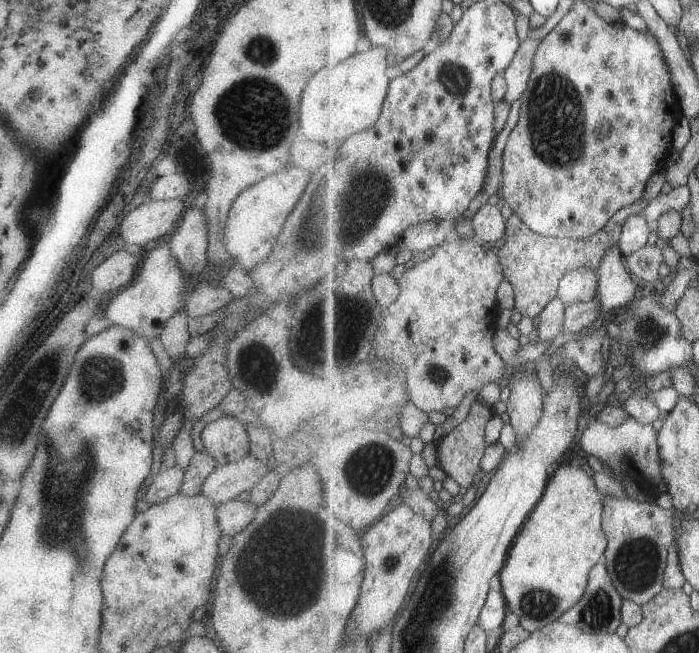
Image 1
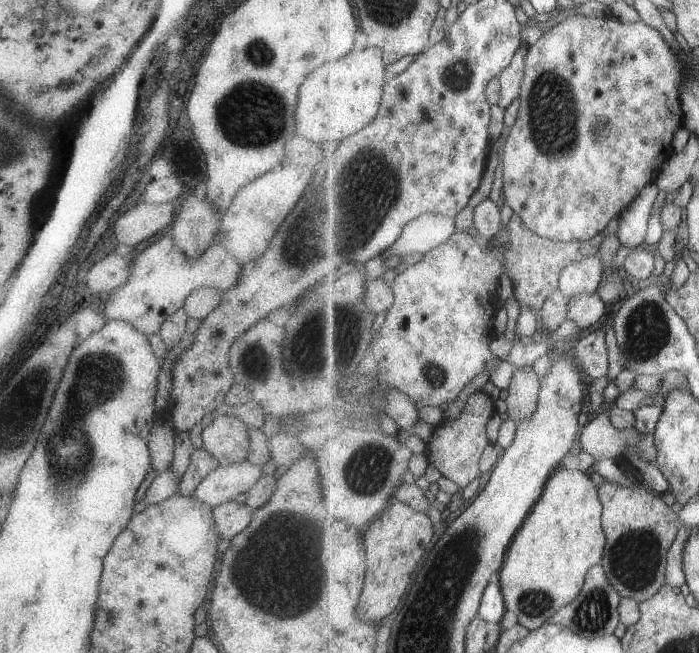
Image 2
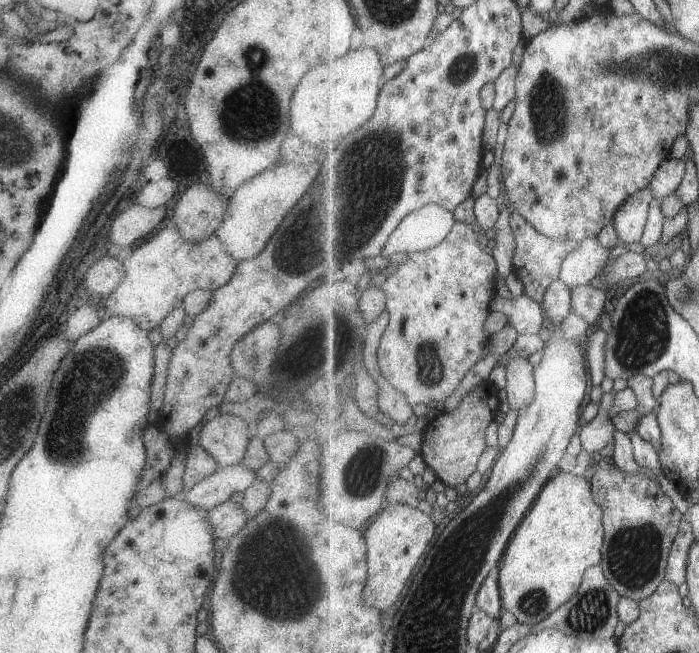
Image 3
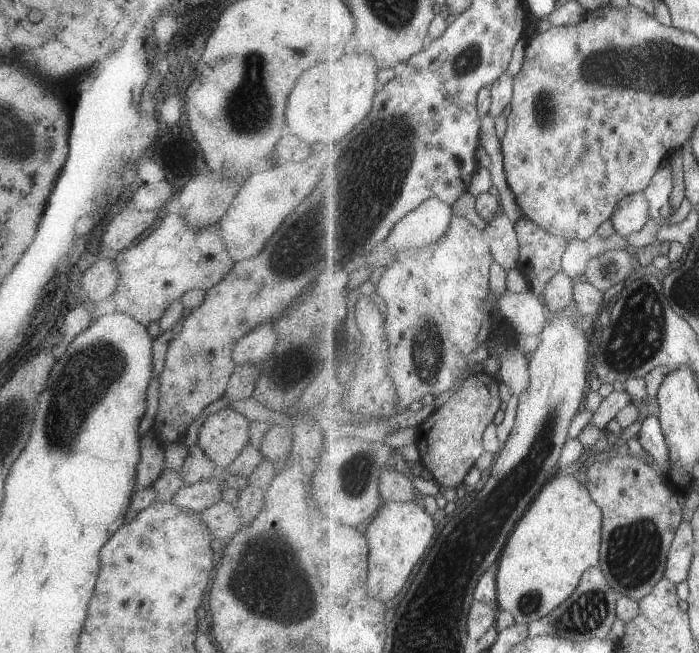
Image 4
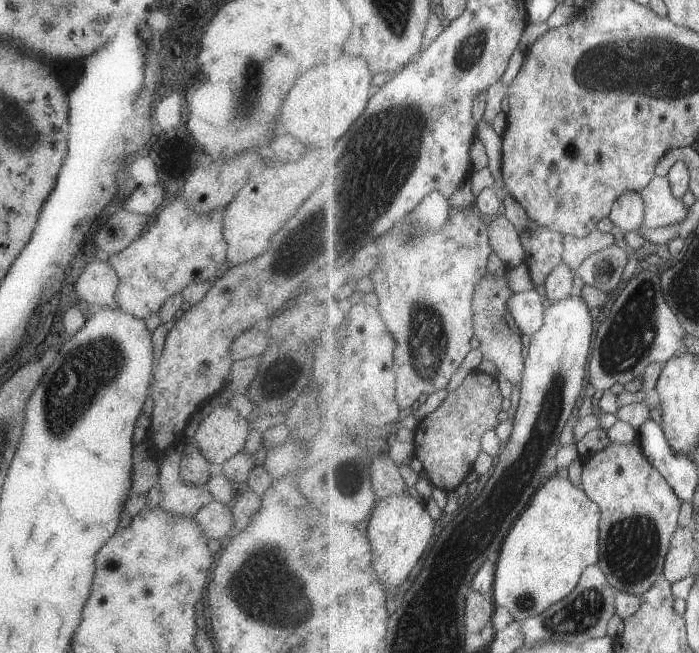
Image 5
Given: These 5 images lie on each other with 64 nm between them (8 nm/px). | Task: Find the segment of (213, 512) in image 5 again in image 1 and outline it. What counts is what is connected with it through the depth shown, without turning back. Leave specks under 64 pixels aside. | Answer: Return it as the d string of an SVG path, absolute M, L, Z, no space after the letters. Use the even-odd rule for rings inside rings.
M231 499L215 504L215 516L221 535L232 537L251 522L256 506L251 501Z

